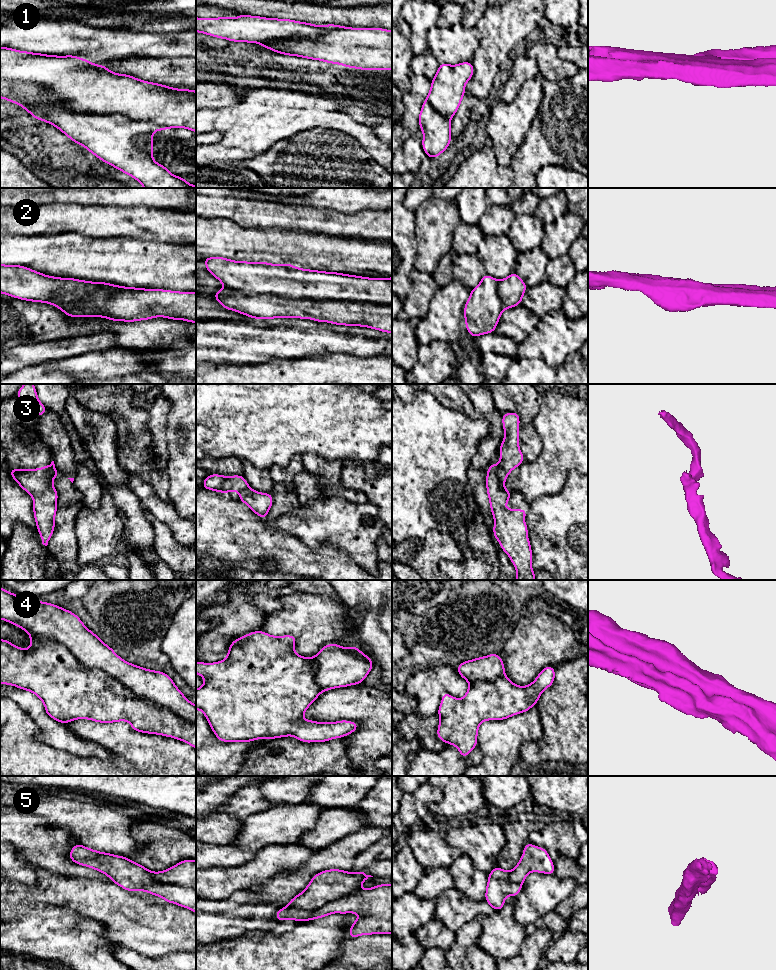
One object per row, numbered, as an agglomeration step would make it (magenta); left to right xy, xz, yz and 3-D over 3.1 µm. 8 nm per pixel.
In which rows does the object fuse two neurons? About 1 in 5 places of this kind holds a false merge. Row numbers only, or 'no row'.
1, 2, 3, 4, 5

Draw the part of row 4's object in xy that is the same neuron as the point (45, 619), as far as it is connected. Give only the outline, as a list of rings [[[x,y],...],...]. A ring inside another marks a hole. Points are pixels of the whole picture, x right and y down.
[[[0,587],[0,619],[64,646],[83,666],[100,669],[140,699],[167,707],[196,723],[196,705],[162,671],[149,670],[118,656],[73,612],[48,602],[24,599]]]

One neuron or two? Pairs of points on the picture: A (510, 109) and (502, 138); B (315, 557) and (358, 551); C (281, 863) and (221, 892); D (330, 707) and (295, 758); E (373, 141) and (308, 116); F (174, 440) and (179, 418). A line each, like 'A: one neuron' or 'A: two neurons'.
A: one neuron
B: two neurons
C: one neuron
D: two neurons
E: one neuron
F: one neuron

